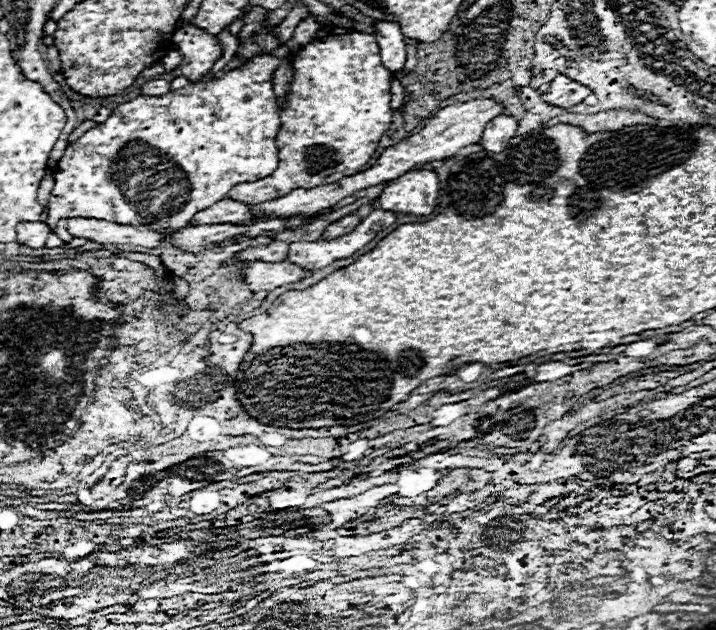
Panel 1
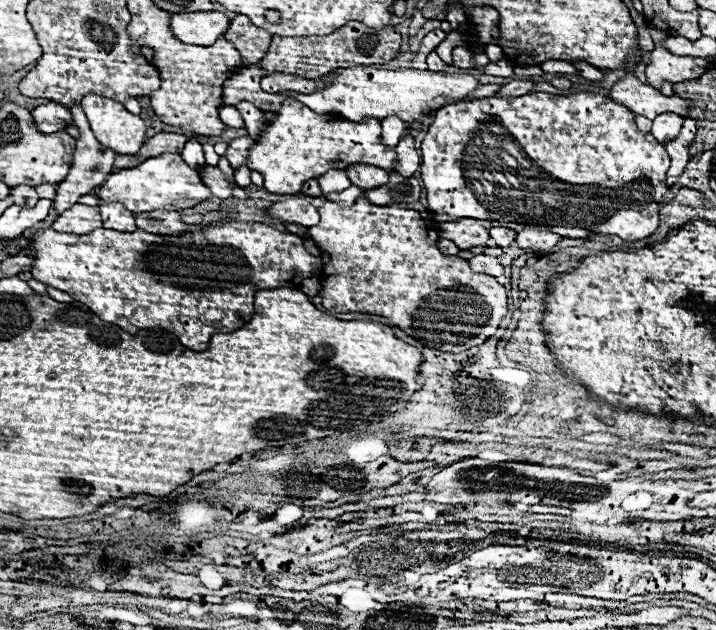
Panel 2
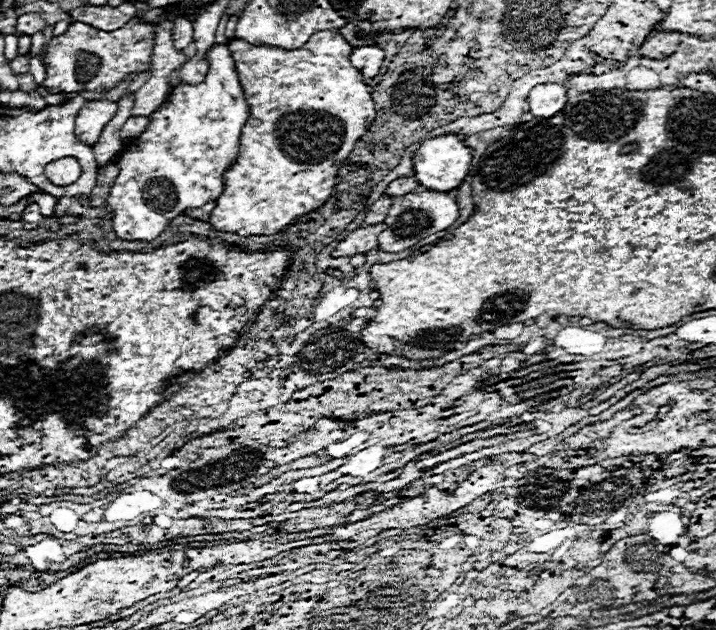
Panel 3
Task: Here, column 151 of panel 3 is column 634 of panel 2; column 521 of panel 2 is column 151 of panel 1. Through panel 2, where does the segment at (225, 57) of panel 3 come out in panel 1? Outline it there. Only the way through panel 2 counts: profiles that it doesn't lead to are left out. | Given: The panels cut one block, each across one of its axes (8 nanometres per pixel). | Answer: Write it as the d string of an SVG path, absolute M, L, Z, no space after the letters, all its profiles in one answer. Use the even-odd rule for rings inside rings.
M282 46L280 50L274 52L274 56L256 56L252 62L248 62L246 66L240 66L232 72L228 72L222 78L214 78L208 82L200 82L200 84L190 84L182 90L176 92L168 92L162 96L138 96L126 104L120 104L118 108L112 110L110 118L102 124L96 124L92 130L88 130L80 140L76 140L74 144L70 144L64 152L64 156L60 158L56 170L54 170L54 190L50 194L48 206L46 206L46 224L54 230L54 226L58 224L60 218L74 218L74 216L82 216L82 218L98 218L98 220L108 220L108 222L116 222L116 224L130 224L130 226L150 226L150 230L176 230L176 228L184 228L192 216L200 210L206 210L208 206L212 206L214 202L226 198L226 194L230 192L232 186L240 184L240 182L256 182L266 178L268 174L272 174L278 168L278 148L274 144L276 134L280 130L280 108L276 104L276 96L272 92L272 74L278 68L278 64L282 62L282 58L288 56L288 48Z

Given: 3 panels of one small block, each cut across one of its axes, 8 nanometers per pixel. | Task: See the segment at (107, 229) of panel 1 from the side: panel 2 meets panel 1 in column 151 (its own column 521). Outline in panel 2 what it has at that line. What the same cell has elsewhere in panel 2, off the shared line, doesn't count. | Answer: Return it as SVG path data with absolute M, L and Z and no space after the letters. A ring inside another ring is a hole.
M526 226L522 232L518 232L516 246L542 252L542 250L550 250L560 240L562 240L562 236L558 236L558 234L550 232L550 230L540 230L536 226Z

